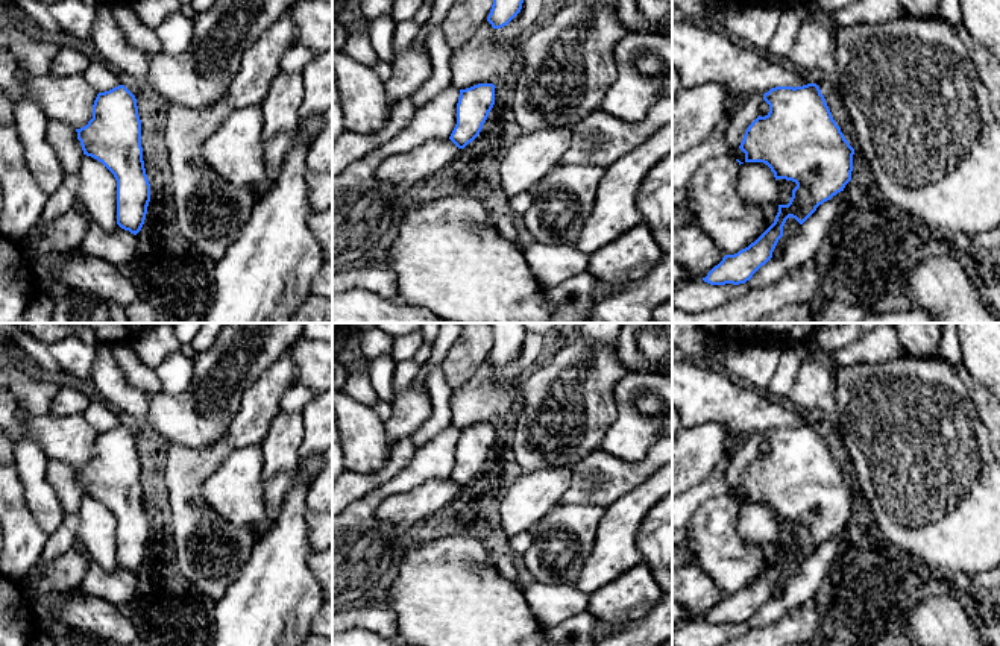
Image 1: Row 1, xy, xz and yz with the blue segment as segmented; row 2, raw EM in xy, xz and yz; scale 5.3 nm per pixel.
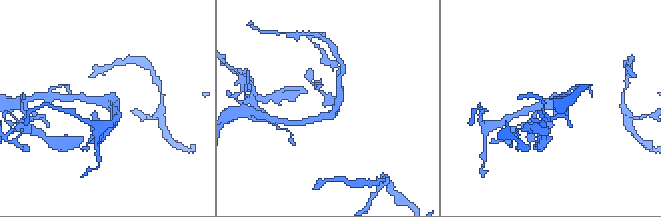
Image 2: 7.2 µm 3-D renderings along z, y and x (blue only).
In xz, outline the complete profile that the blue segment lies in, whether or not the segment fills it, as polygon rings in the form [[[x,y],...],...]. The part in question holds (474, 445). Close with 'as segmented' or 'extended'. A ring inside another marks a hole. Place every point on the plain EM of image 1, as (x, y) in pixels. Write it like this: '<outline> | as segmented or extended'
[[[478,423],[460,429],[457,464],[449,476],[458,488],[464,488],[480,475],[483,464],[495,444],[495,428],[493,423]]] | as segmented

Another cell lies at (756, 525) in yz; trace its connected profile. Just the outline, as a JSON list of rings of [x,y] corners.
[[[744,502],[736,517],[736,532],[745,544],[777,543],[778,525],[771,508],[763,502]]]

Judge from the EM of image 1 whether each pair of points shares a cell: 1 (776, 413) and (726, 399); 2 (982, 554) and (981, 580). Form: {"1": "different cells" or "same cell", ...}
{"1": "same cell", "2": "different cells"}

